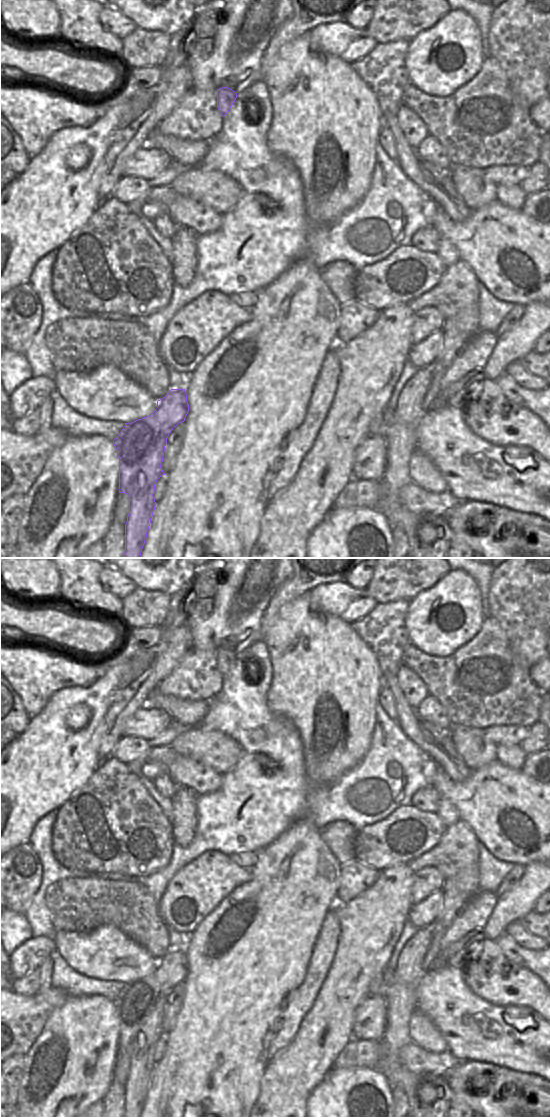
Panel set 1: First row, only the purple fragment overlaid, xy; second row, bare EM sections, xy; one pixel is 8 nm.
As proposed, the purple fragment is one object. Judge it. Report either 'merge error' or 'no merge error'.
merge error

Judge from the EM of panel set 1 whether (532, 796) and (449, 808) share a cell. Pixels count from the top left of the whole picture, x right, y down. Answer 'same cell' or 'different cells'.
different cells

